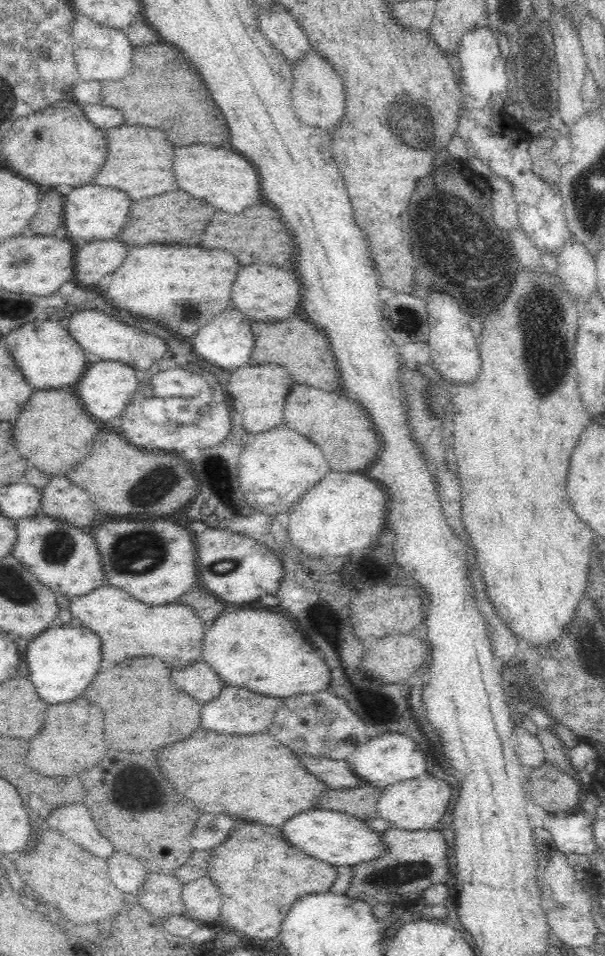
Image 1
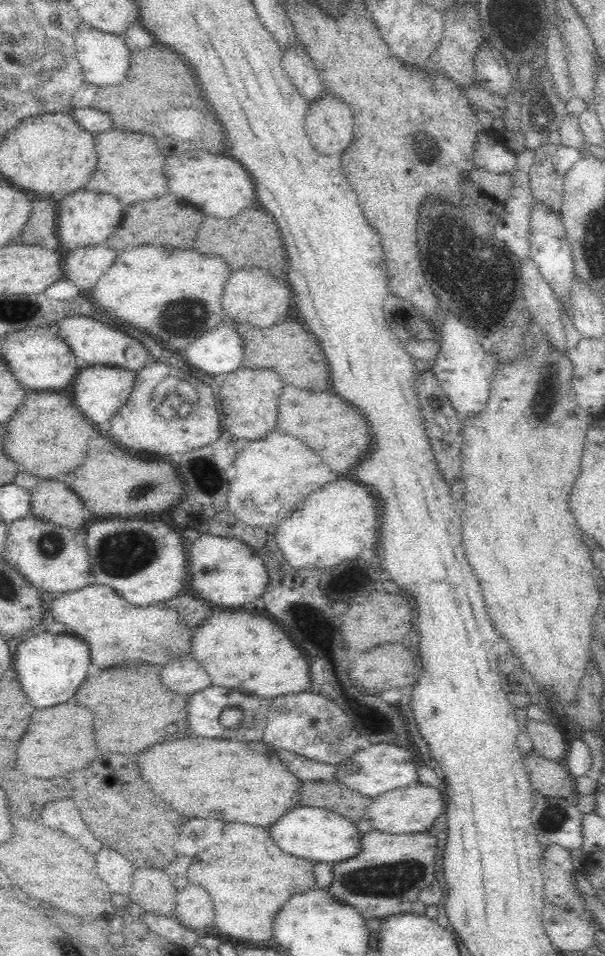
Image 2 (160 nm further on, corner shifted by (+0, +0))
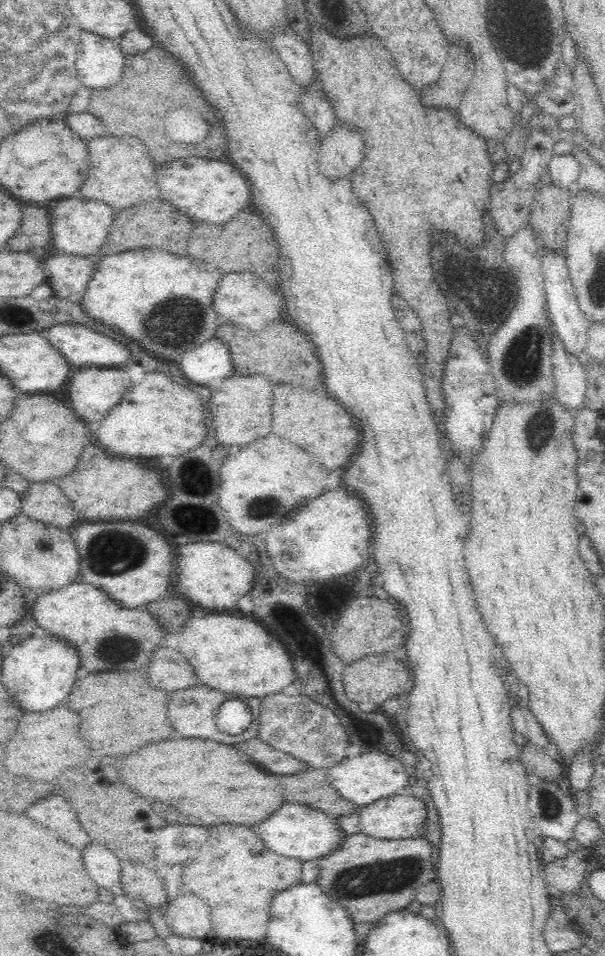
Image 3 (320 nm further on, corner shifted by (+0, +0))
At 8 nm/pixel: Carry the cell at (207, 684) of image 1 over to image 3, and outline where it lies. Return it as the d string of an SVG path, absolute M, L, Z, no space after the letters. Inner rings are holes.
M175 646L170 648L154 648L148 668L148 678L154 688L160 690L182 690L198 685L198 677Z

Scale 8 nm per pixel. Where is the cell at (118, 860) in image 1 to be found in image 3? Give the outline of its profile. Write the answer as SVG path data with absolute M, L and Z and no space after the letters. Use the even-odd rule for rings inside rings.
M90 844L82 850L82 862L88 876L102 888L110 890L113 894L125 894L120 884L122 861L113 853L104 848Z

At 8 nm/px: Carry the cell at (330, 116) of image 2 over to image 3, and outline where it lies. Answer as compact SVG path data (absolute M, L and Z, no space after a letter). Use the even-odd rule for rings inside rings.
M338 124L334 134L324 138L320 144L320 172L324 172L324 176L328 178L340 178L340 176L350 178L362 158L364 158L364 140L352 126Z

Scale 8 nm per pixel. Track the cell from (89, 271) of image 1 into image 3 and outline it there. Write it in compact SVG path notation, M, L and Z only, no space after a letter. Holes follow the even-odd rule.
M64 253L45 256L41 264L52 294L65 301L70 294L84 290L90 276L96 272L98 258L100 258L98 254L89 257Z

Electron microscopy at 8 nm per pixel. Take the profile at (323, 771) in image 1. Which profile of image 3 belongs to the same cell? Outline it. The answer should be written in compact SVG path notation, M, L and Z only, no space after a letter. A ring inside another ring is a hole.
M257 736L236 744L236 748L240 748L242 752L246 752L246 756L252 762L256 762L256 764L260 764L266 770L272 770L276 774L288 776L288 774L304 772L308 768L304 762L288 753L276 750L263 740L260 740Z

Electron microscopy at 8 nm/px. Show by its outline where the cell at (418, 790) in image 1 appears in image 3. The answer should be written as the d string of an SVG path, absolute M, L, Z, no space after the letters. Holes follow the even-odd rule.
M414 795L376 800L361 808L358 816L360 831L380 840L407 839L420 835L426 820L426 806Z

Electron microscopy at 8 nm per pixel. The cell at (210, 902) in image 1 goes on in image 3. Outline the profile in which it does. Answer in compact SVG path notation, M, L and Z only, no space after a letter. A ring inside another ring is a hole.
M188 894L188 896L180 896L170 900L165 907L163 907L164 916L166 917L166 924L170 934L183 936L186 938L203 939L208 932L210 932L210 914L208 914L208 906L204 900L200 900L198 896L194 894Z

